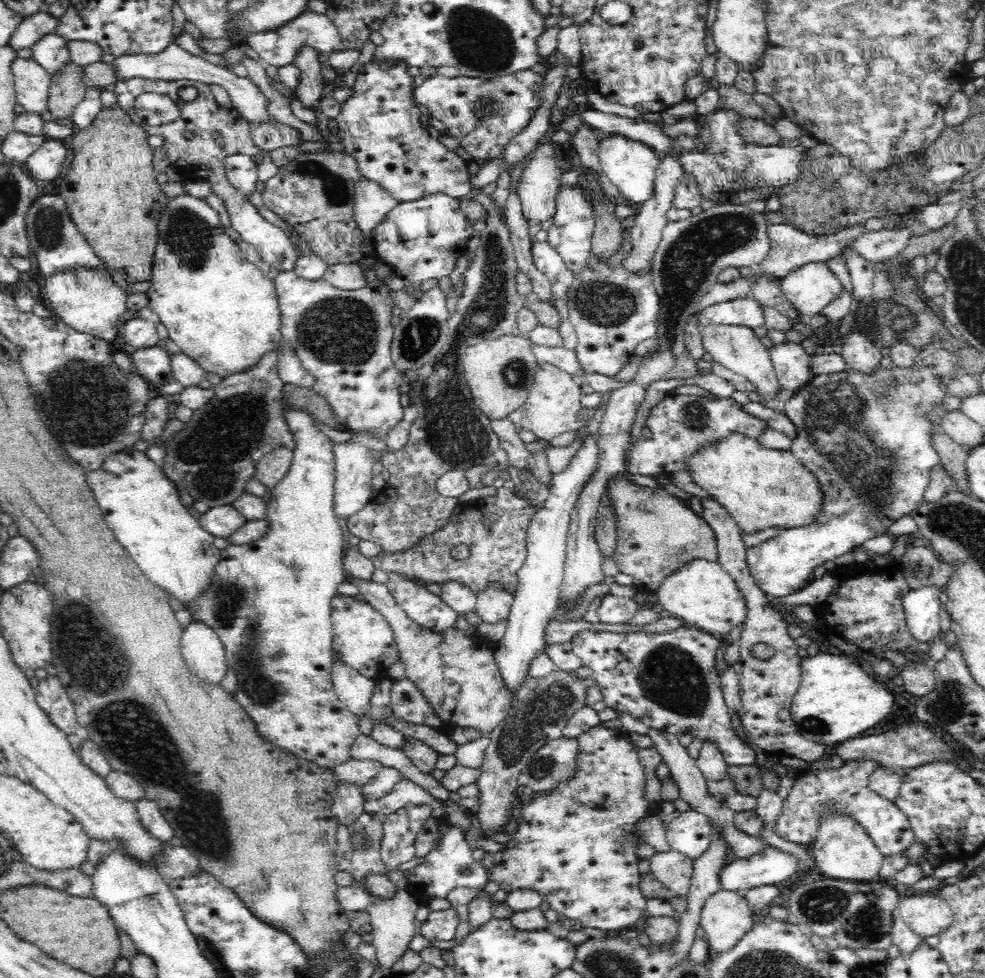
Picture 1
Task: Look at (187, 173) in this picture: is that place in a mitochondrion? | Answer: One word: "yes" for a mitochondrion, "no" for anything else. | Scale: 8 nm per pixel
no

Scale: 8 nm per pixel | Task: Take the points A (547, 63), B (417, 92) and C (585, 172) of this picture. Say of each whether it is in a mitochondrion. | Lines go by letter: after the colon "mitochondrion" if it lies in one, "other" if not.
A: other
B: other
C: other

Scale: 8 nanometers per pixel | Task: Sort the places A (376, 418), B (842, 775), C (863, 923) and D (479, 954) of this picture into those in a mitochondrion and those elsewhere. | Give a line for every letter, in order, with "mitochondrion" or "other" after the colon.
A: other
B: other
C: mitochondrion
D: other

